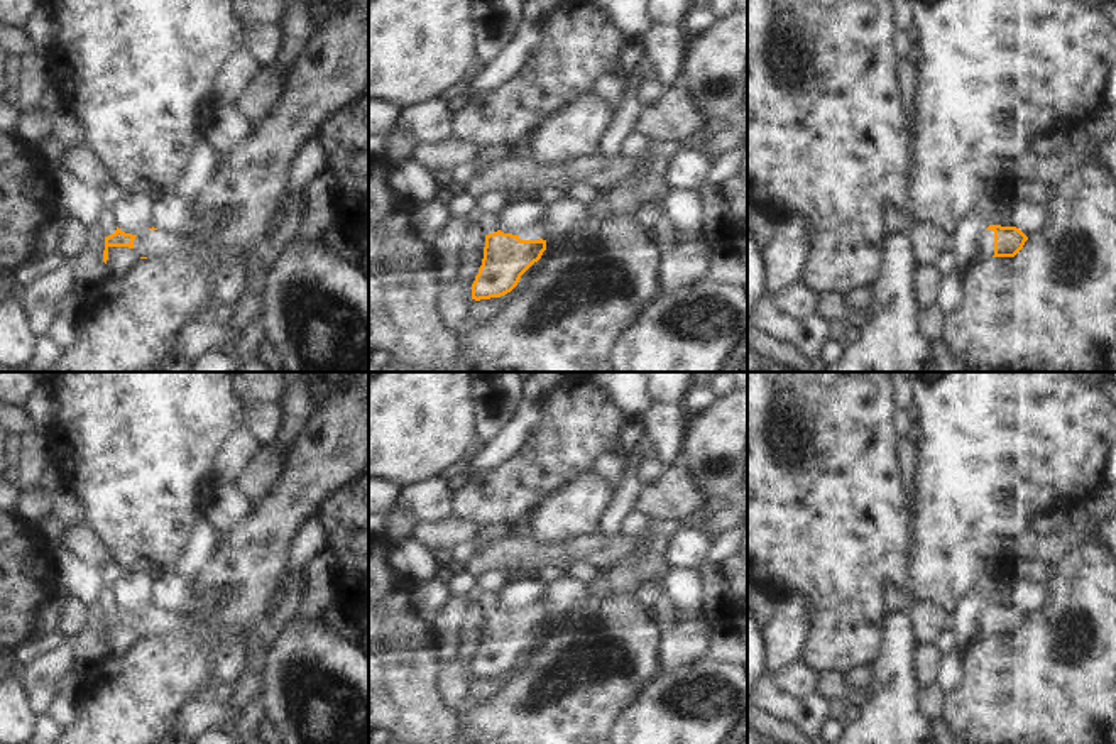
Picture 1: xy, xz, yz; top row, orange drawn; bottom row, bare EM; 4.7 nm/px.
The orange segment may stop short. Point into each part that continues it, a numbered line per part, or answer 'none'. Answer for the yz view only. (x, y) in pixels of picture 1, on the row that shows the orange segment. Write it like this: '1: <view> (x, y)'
1: yz (988, 240)

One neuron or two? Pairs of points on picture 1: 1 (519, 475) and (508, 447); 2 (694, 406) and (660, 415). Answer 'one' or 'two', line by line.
1: two
2: two

